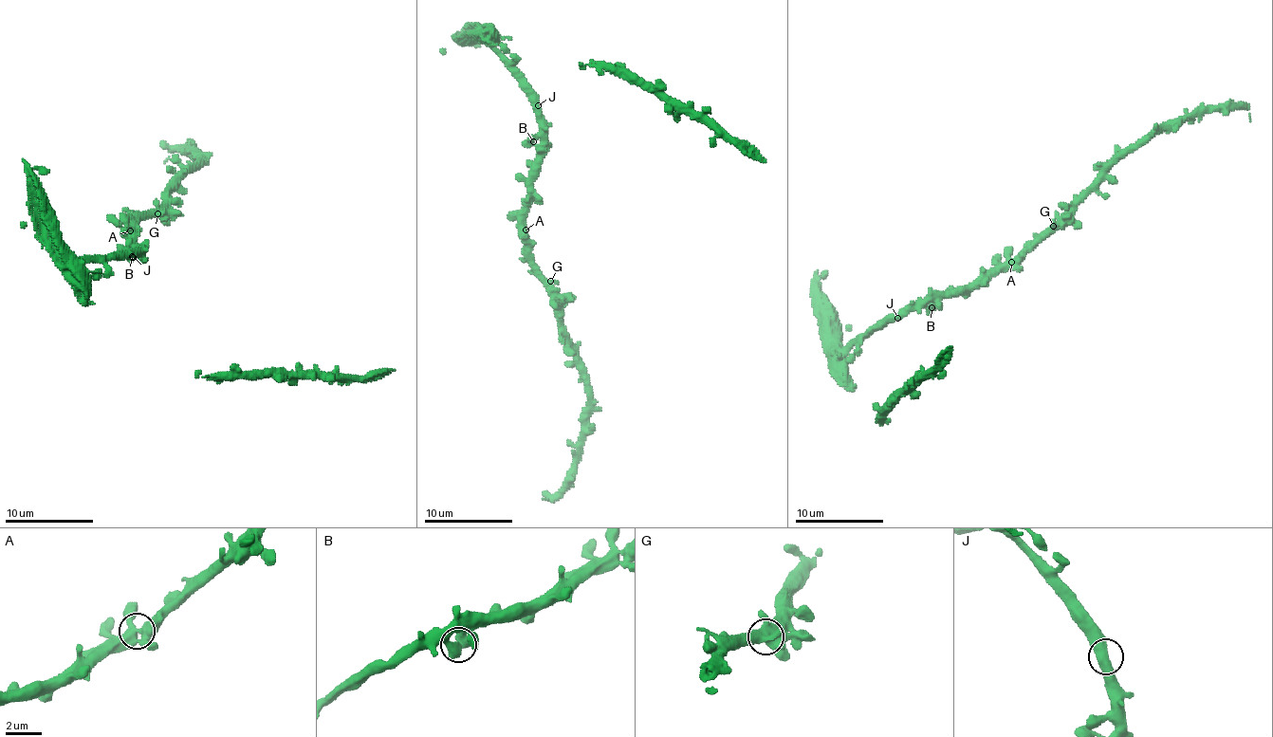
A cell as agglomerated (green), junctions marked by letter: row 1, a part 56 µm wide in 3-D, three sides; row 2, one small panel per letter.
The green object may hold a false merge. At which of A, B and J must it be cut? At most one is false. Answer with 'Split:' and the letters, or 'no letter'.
Split: no letter

